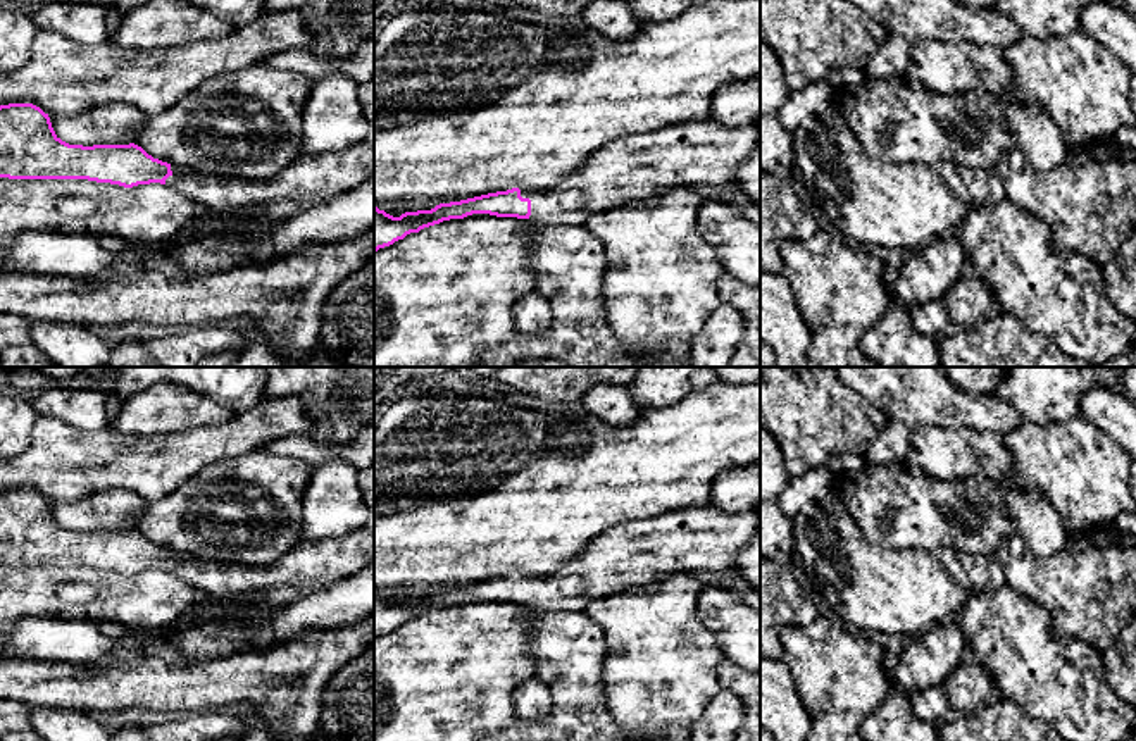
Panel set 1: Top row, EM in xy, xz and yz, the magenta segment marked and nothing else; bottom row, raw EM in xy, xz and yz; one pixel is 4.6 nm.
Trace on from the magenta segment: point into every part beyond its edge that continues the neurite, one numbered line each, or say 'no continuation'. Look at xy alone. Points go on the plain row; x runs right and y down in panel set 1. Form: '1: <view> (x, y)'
1: xy (324, 562)

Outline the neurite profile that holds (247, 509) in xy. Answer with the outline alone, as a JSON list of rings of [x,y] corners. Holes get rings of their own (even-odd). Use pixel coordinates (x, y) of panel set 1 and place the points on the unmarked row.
[[[264,448],[209,464],[176,491],[147,505],[134,531],[148,541],[200,560],[264,567],[302,543],[302,500],[312,465]]]

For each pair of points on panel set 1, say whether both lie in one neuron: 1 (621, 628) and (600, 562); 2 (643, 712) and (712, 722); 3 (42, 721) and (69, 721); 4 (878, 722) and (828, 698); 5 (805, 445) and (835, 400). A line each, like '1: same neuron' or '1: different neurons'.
1: different neurons
2: different neurons
3: same neuron
4: different neurons
5: same neuron

